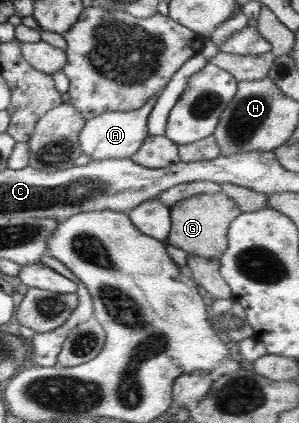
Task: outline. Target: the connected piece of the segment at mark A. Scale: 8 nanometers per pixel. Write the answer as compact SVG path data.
M154 98L132 111L104 112L86 120L84 127L78 133L78 143L81 151L92 160L131 159L140 149L143 141L148 137L148 117L154 107Z

